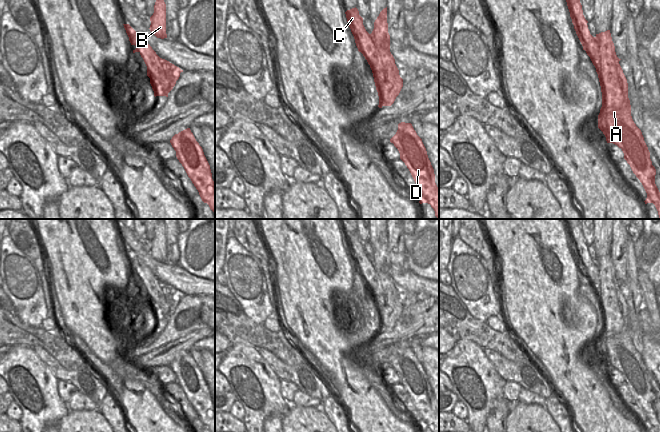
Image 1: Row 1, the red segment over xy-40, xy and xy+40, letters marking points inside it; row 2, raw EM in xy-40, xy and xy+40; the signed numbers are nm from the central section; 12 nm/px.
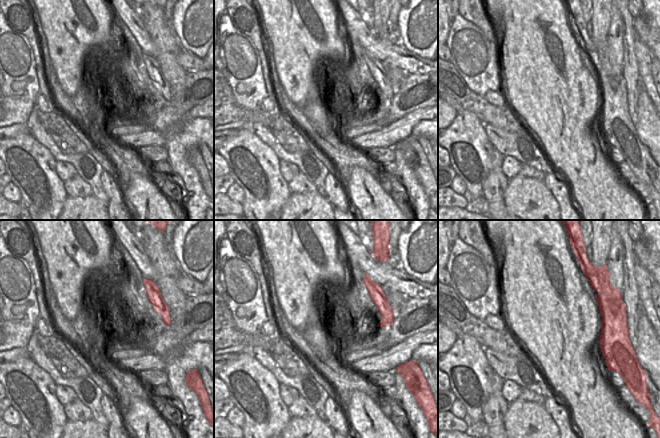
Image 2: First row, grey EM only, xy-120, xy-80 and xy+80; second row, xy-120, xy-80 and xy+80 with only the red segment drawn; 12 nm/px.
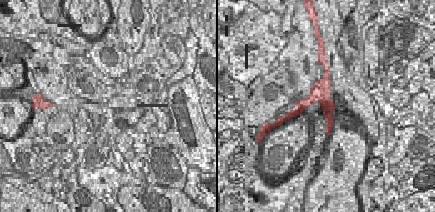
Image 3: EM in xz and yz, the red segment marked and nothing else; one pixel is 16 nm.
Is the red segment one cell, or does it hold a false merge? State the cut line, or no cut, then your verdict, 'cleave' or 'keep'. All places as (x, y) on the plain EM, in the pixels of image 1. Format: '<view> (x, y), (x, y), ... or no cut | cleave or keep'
xy (370, 258), (381, 287), (381, 291), (375, 297) | cleave

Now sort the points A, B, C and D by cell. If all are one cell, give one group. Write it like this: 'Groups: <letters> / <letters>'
Groups: A B D / C

